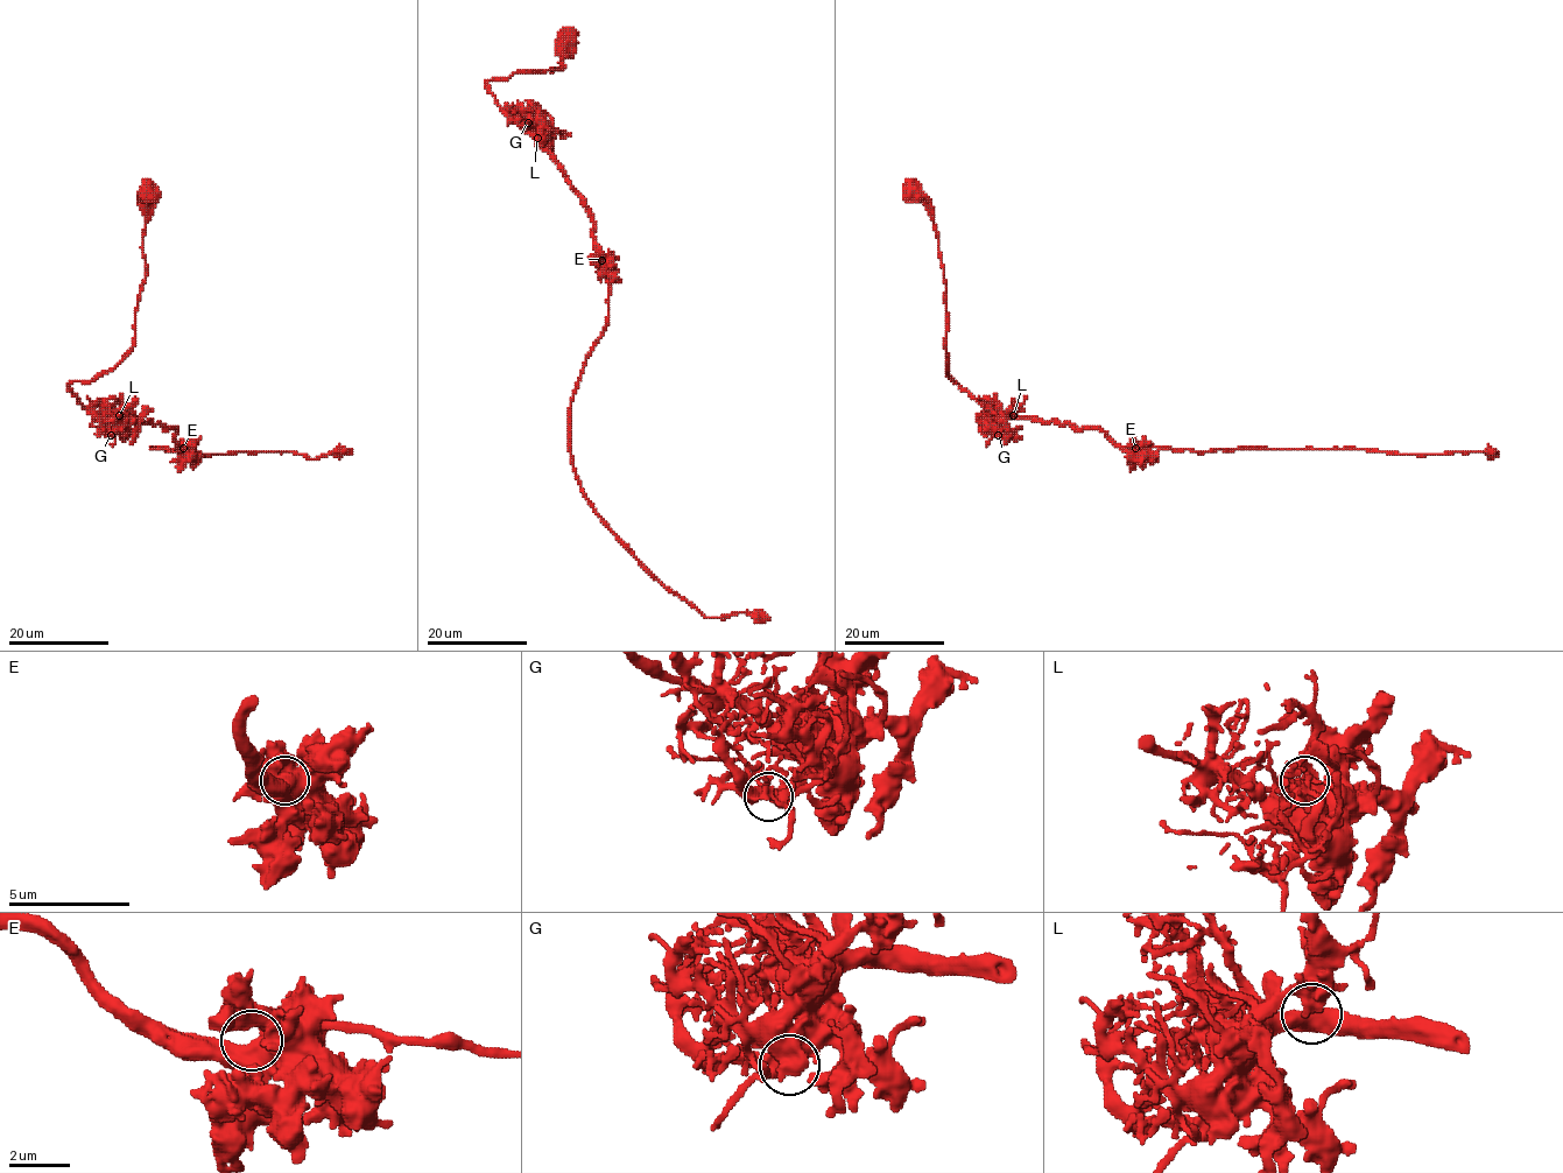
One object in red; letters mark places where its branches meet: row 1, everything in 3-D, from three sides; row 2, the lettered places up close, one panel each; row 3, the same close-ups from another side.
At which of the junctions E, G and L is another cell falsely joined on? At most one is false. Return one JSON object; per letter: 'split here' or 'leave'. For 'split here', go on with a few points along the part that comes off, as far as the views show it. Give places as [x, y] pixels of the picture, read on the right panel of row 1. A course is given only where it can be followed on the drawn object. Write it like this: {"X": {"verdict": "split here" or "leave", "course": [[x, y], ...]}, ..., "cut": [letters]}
{"E": {"verdict": "leave"}, "G": {"verdict": "leave"}, "L": {"verdict": "leave"}, "cut": []}

